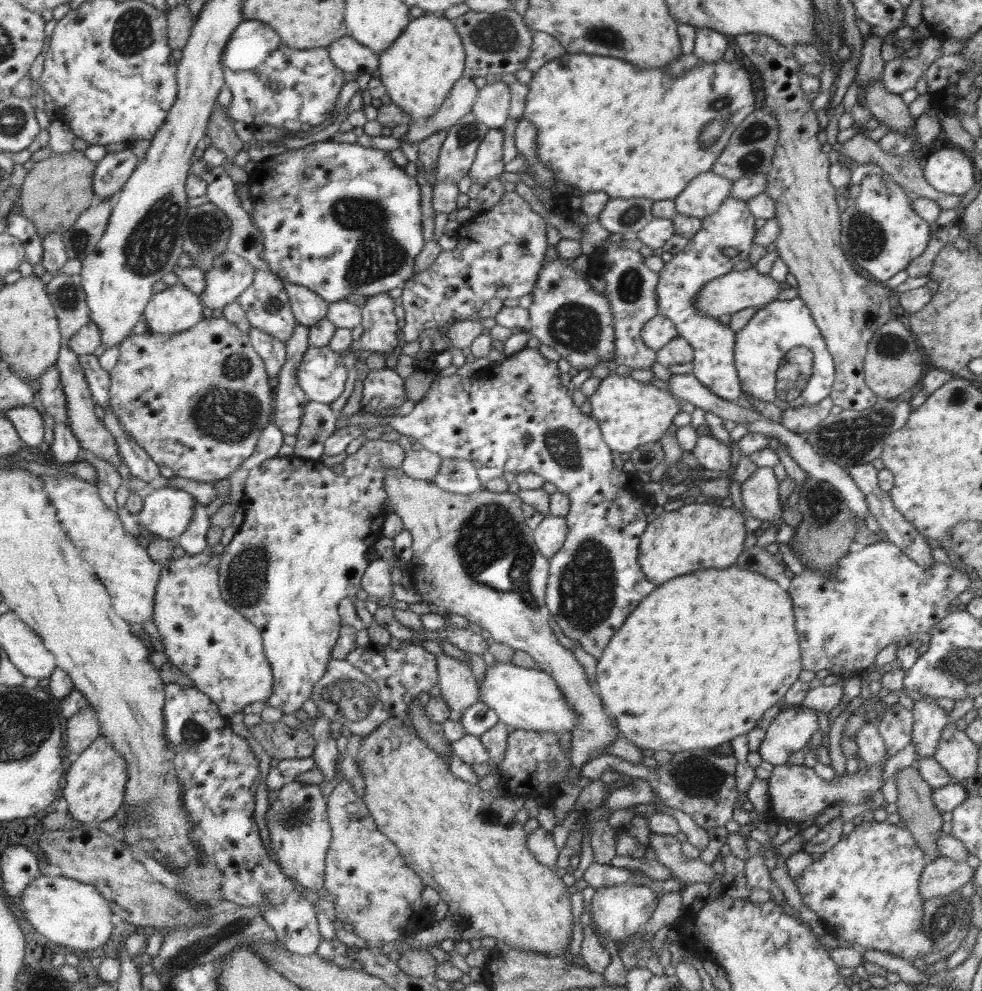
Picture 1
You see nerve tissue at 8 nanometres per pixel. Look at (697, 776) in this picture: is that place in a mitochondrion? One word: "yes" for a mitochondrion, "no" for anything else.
yes

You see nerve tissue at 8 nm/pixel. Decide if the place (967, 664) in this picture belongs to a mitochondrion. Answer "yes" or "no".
yes

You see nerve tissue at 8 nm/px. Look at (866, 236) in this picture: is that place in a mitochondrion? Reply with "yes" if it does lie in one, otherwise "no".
yes

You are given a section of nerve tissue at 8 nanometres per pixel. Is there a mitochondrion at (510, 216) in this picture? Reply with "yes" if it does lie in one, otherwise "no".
no

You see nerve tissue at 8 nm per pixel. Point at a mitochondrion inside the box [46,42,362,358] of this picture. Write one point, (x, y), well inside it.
(150, 244)

